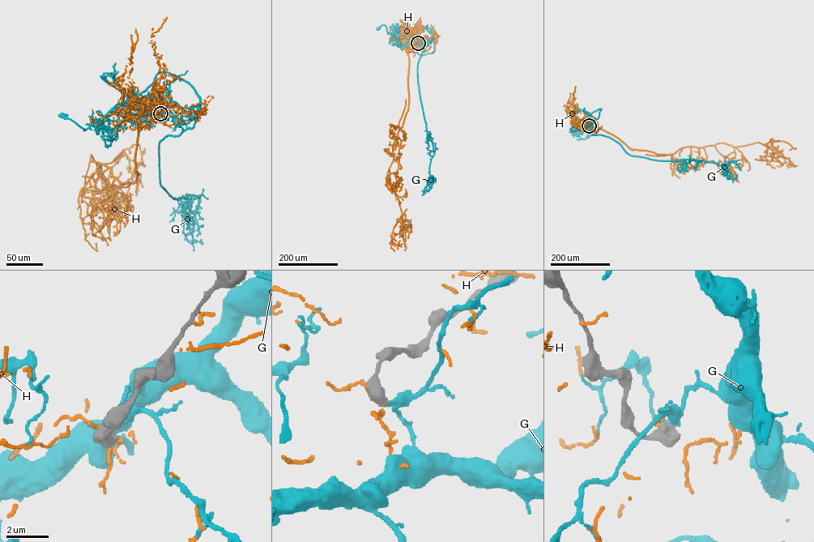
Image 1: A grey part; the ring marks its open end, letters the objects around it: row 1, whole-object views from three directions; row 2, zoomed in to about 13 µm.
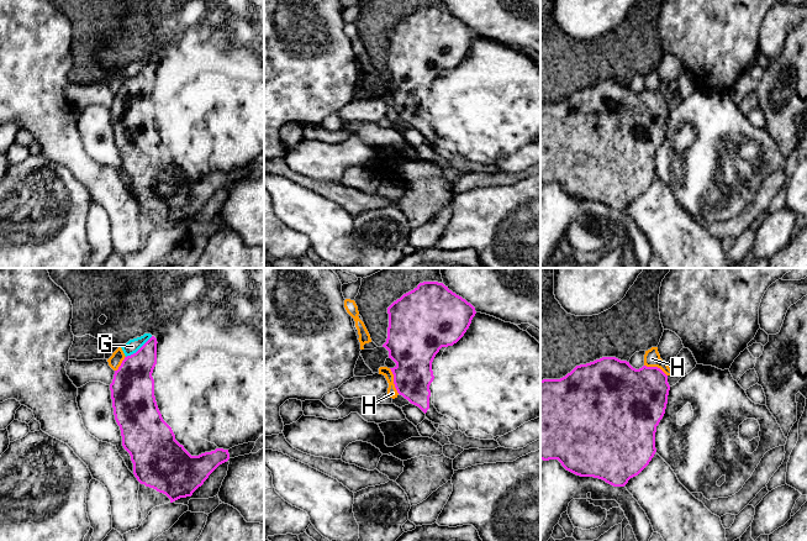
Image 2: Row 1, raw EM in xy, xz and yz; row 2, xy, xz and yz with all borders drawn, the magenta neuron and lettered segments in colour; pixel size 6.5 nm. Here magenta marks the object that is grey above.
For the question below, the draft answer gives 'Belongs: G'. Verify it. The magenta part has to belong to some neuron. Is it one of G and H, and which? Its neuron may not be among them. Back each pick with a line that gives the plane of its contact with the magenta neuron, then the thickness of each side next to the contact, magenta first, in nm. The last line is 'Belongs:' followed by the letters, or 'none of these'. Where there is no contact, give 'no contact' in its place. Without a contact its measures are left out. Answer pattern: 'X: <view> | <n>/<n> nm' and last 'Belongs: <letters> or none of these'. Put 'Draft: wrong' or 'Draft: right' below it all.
Belongs: none of these
Draft: wrong

